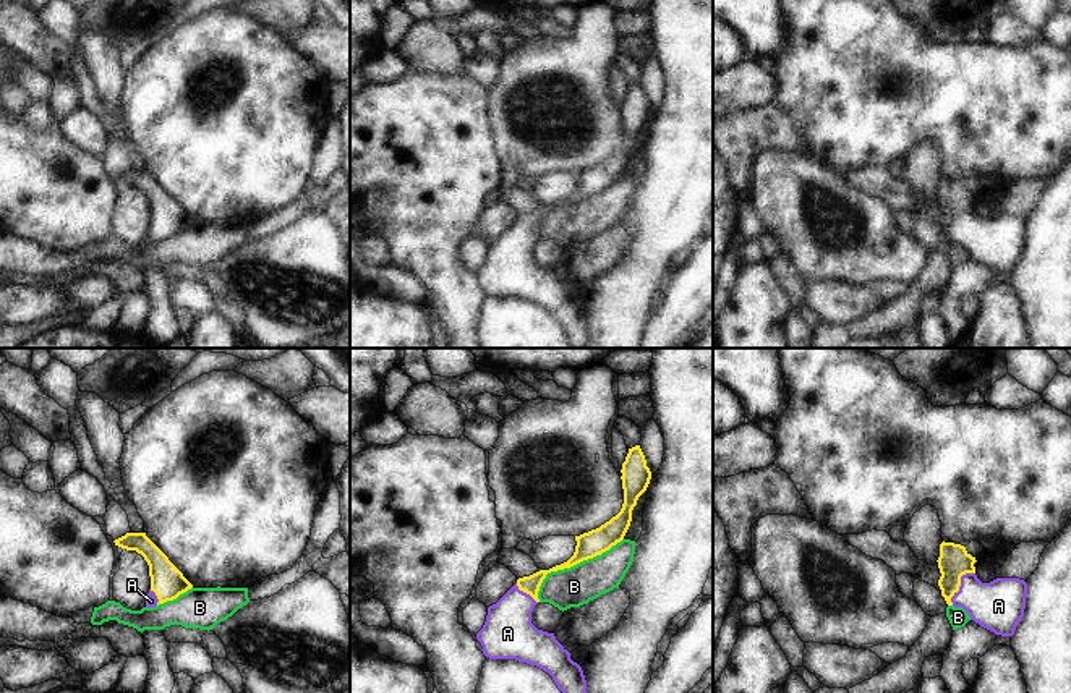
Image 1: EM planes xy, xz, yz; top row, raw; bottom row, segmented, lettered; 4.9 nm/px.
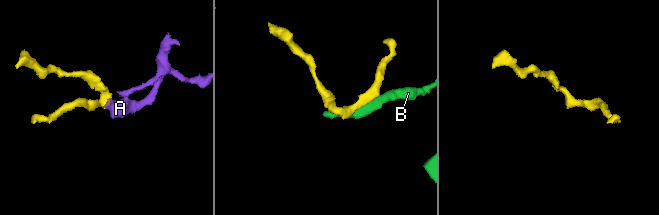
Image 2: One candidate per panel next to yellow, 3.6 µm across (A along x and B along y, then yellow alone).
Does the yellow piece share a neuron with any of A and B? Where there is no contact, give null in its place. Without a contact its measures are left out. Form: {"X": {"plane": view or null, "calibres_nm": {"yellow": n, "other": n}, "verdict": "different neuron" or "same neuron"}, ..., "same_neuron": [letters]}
{"A": {"plane": "yz", "calibres_nm": {"yellow": 160, "other": 260}, "verdict": "same neuron"}, "B": {"plane": "xz", "calibres_nm": {"yellow": 130, "other": 200}, "verdict": "different neuron"}, "same_neuron": ["A"]}

